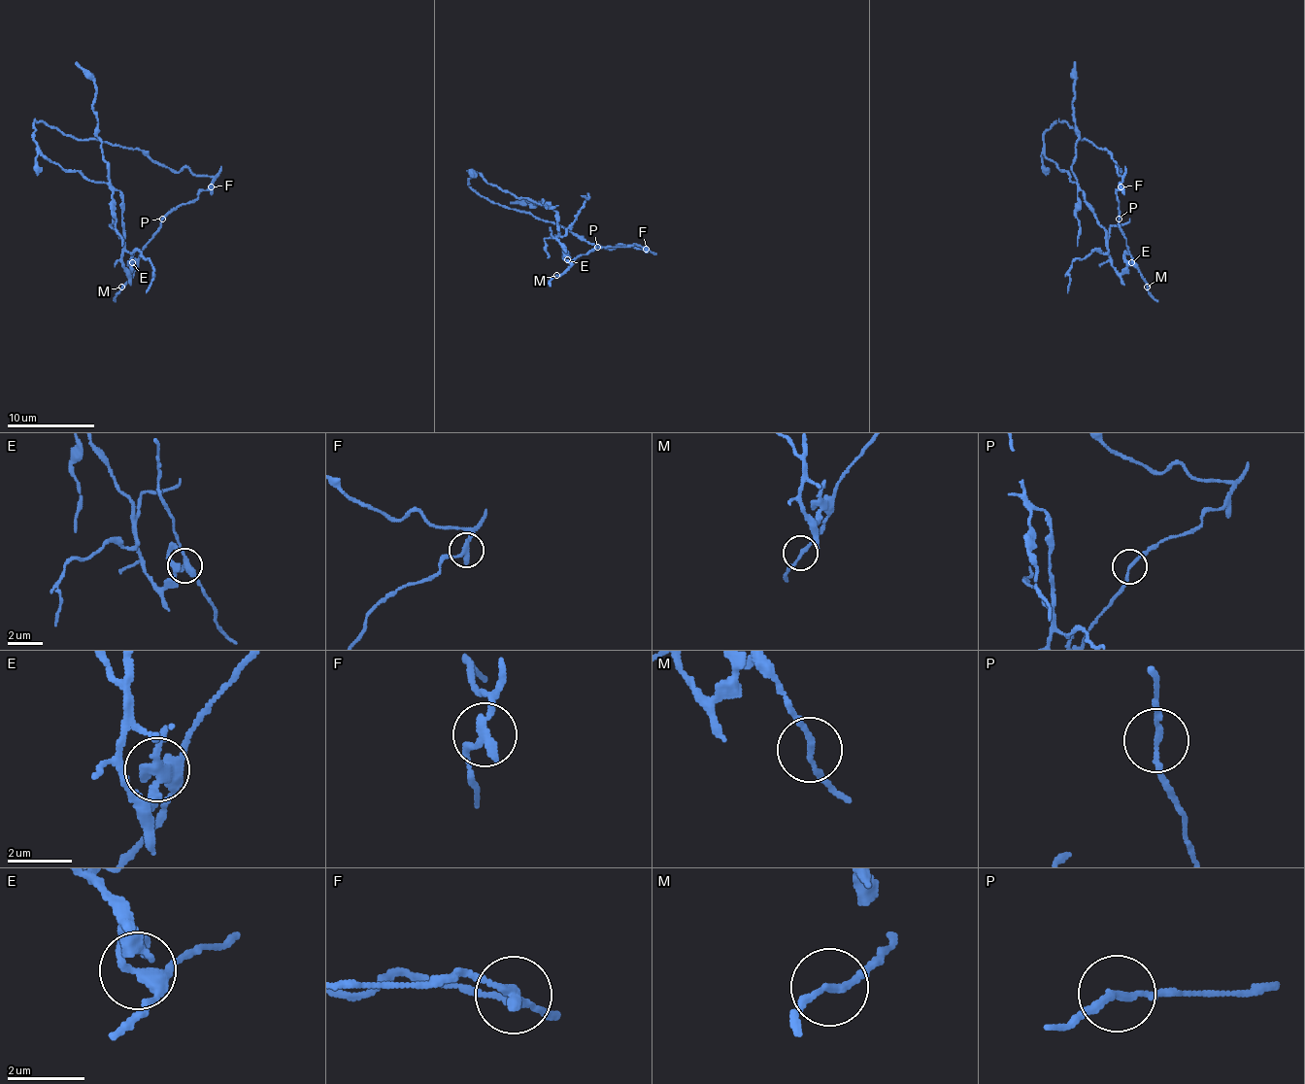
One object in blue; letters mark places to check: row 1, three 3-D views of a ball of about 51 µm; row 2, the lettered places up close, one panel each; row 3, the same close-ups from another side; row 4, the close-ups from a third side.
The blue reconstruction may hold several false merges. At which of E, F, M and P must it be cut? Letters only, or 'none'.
E, F

